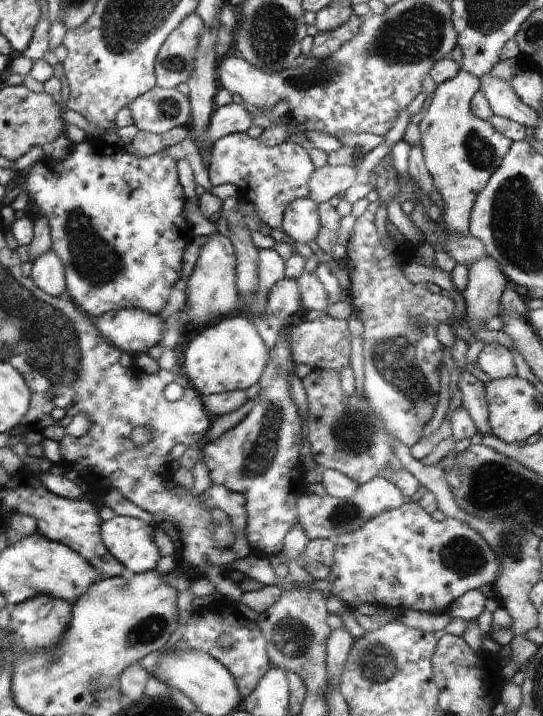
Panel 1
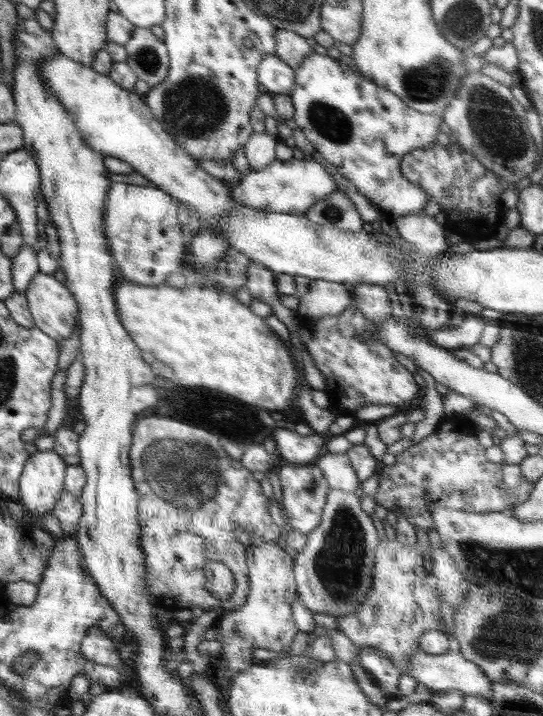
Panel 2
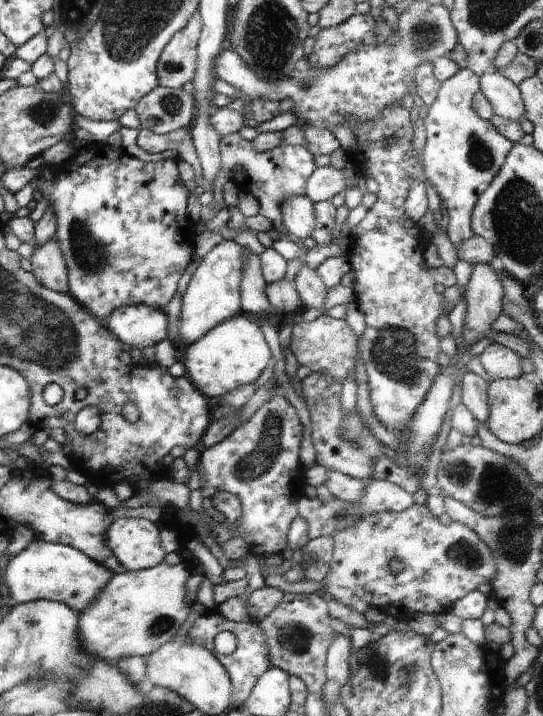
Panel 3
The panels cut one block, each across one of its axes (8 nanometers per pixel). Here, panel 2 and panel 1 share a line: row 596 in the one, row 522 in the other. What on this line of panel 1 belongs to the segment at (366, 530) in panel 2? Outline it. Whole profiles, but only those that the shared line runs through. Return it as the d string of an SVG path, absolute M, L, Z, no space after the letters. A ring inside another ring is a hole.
M384 477L372 478L369 482L359 485L356 492L348 498L335 498L332 496L321 496L306 492L297 501L298 524L309 541L313 539L330 539L335 541L341 535L354 532L362 528L374 516L385 511L390 511L402 506L407 502L403 493Z

